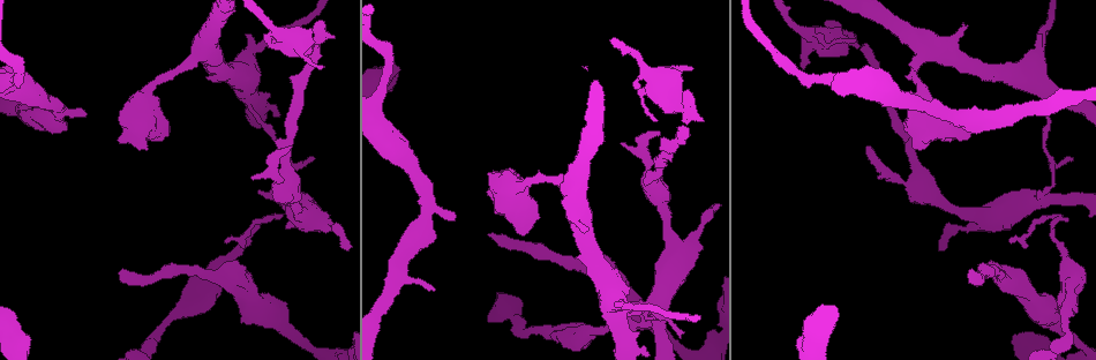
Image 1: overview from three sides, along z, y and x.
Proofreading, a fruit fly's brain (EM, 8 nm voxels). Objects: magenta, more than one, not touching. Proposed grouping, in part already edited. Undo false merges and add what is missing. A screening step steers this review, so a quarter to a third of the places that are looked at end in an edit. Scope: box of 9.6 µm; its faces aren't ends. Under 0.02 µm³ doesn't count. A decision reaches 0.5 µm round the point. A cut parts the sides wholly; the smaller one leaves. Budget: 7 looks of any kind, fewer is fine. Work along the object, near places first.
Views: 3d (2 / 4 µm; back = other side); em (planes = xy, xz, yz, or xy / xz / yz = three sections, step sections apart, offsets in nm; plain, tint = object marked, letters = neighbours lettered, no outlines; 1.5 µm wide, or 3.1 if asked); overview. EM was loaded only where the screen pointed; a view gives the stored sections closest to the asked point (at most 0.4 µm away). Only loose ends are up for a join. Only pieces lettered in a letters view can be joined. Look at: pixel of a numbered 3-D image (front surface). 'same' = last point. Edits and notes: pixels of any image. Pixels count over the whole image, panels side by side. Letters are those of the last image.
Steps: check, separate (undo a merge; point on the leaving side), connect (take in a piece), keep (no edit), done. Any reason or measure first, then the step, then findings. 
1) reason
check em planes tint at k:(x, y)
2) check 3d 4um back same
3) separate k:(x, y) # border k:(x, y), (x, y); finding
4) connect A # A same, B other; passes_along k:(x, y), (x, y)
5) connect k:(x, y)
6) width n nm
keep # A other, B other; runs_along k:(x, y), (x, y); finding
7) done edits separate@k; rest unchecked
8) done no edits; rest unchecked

branch stops here
check em planes letters at 1:(456, 215)

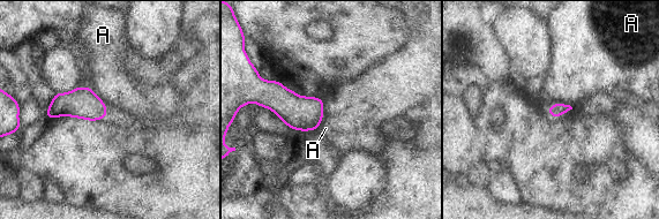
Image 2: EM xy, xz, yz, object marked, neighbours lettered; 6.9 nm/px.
keep # A other; border 2:(322, 98), (322, 120), (314, 130); no lettered piece goes on from it

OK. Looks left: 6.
free end
check 3d 2um at 1:(120, 273)

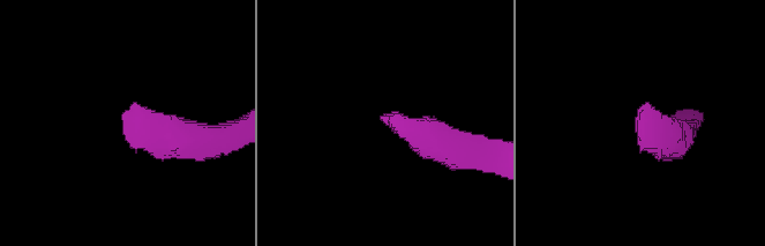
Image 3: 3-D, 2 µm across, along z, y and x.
check em planes letters at 3:(121, 118)

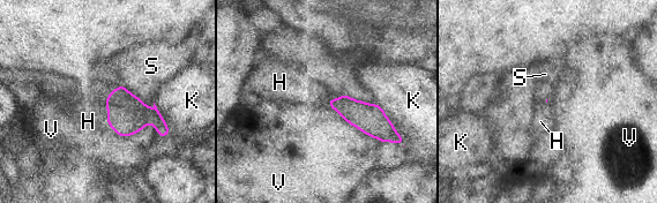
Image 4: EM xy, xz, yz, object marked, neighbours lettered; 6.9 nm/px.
longest_contact K 300 nm
connect 4:(88, 121) # H same, K other, S other, V other; the neuron continues

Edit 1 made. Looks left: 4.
redraw
check overview

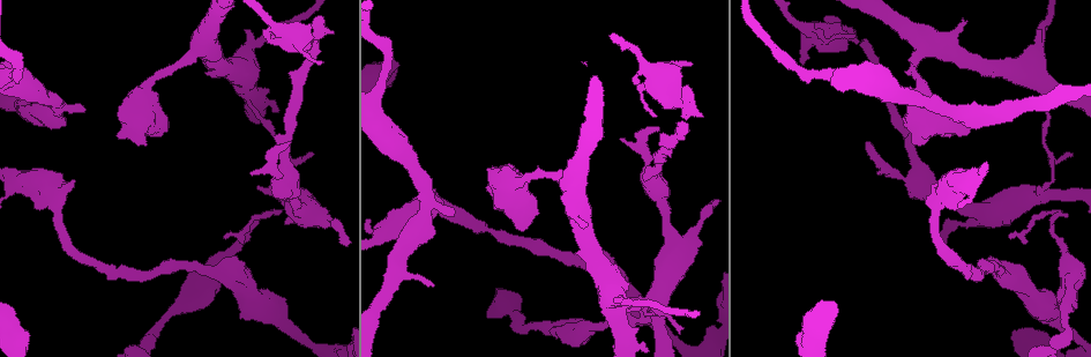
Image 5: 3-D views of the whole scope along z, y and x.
small branch off a trunk
check em xz step 4 tint at 5:(1048, 88)

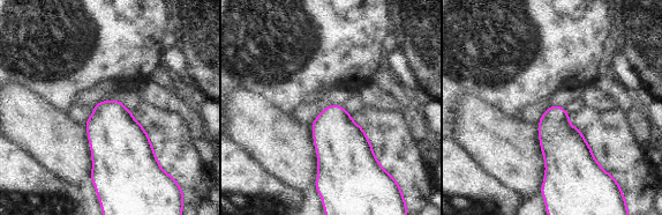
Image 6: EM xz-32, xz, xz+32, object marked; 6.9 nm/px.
check em planes letters same

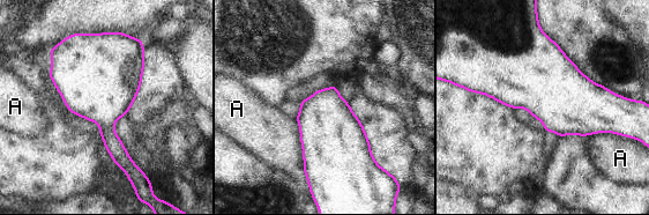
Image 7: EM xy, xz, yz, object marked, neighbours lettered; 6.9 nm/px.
width 500 nm
keep # A other; border 7:(296, 119), (299, 126), (304, 163); one neuron here

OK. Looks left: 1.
done edits connect@4; rest unchecked

